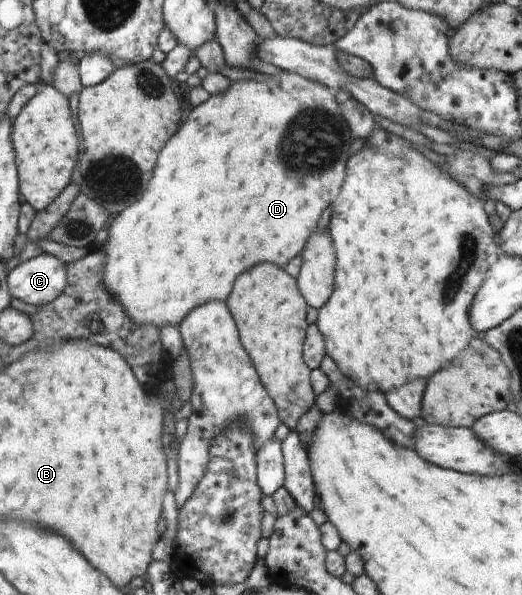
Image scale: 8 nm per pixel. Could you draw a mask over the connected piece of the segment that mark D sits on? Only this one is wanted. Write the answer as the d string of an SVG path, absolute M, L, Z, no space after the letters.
M282 71L282 73L279 73L279 75L268 76L271 77L272 81L259 83L253 80L238 80L233 82L225 93L209 96L209 99L207 99L205 103L194 106L188 115L187 121L184 121L184 124L178 129L178 132L175 132L173 139L169 139L169 143L167 143L167 145L165 145L165 147L159 151L159 159L157 159L157 165L155 165L155 169L153 169L153 177L151 177L151 181L149 181L149 185L147 185L147 193L143 193L143 197L141 197L139 201L135 201L135 205L130 205L129 207L123 209L122 212L118 213L117 217L113 221L113 224L111 227L109 227L108 237L102 245L94 244L94 246L92 246L97 246L104 253L104 268L102 271L102 280L104 286L114 296L114 298L120 304L122 304L127 317L130 317L137 325L154 325L159 329L165 325L179 327L182 321L185 320L195 308L198 308L207 302L225 301L225 299L229 297L229 293L231 293L231 287L233 287L235 279L237 279L241 273L245 273L247 269L255 267L257 263L265 263L269 261L270 264L283 267L288 261L291 261L291 259L302 253L306 241L309 239L309 237L311 237L311 234L315 231L315 229L317 229L317 223L319 223L321 213L323 213L323 211L329 207L329 201L337 197L337 193L339 193L339 189L341 189L341 185L343 185L343 177L345 177L345 165L347 163L347 159L349 159L350 153L349 147L351 147L351 143L354 139L345 118L340 112L335 94L327 86L321 85L320 82L304 78L299 74L292 74L291 72Z

